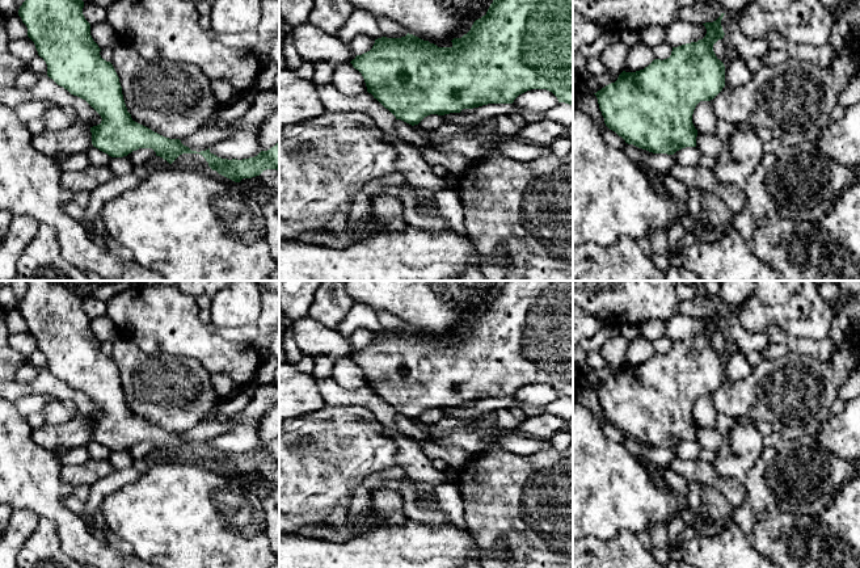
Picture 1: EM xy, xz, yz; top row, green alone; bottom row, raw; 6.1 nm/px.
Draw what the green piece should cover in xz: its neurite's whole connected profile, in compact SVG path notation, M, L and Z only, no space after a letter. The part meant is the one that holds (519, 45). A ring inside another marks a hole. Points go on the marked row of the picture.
M493 0L486 14L476 20L467 34L461 38L454 38L451 42L451 47L438 47L409 33L401 38L381 37L375 39L370 51L357 55L350 63L362 73L367 92L388 109L396 119L412 126L418 125L430 114L460 113L463 109L473 109L488 104L513 104L519 94L531 89L547 89L557 97L558 102L573 105L573 0Z

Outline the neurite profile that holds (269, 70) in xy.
M265 58L257 76L256 88L258 91L271 89L278 73L279 66L271 58Z

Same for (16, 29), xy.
M18 14L5 16L4 25L9 41L28 37L28 28Z

